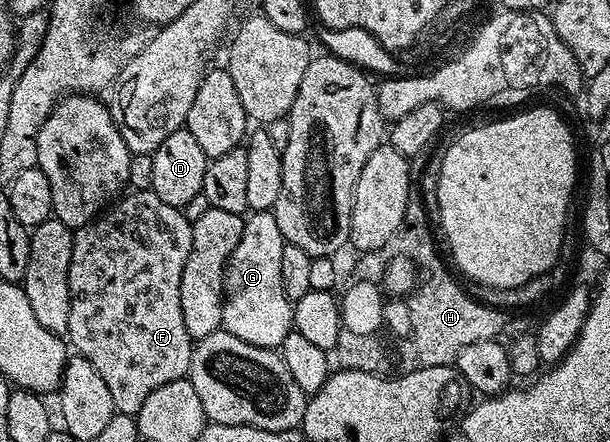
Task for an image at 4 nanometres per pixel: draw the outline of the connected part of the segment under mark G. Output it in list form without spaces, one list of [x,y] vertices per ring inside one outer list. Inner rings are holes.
[[[257,210],[248,213],[243,223],[241,240],[237,240],[237,248],[233,248],[227,261],[227,272],[223,275],[222,329],[237,336],[237,340],[245,340],[245,344],[266,350],[282,347],[289,329],[289,303],[281,280],[281,252],[284,245],[281,228],[277,228],[277,220],[272,211]]]

